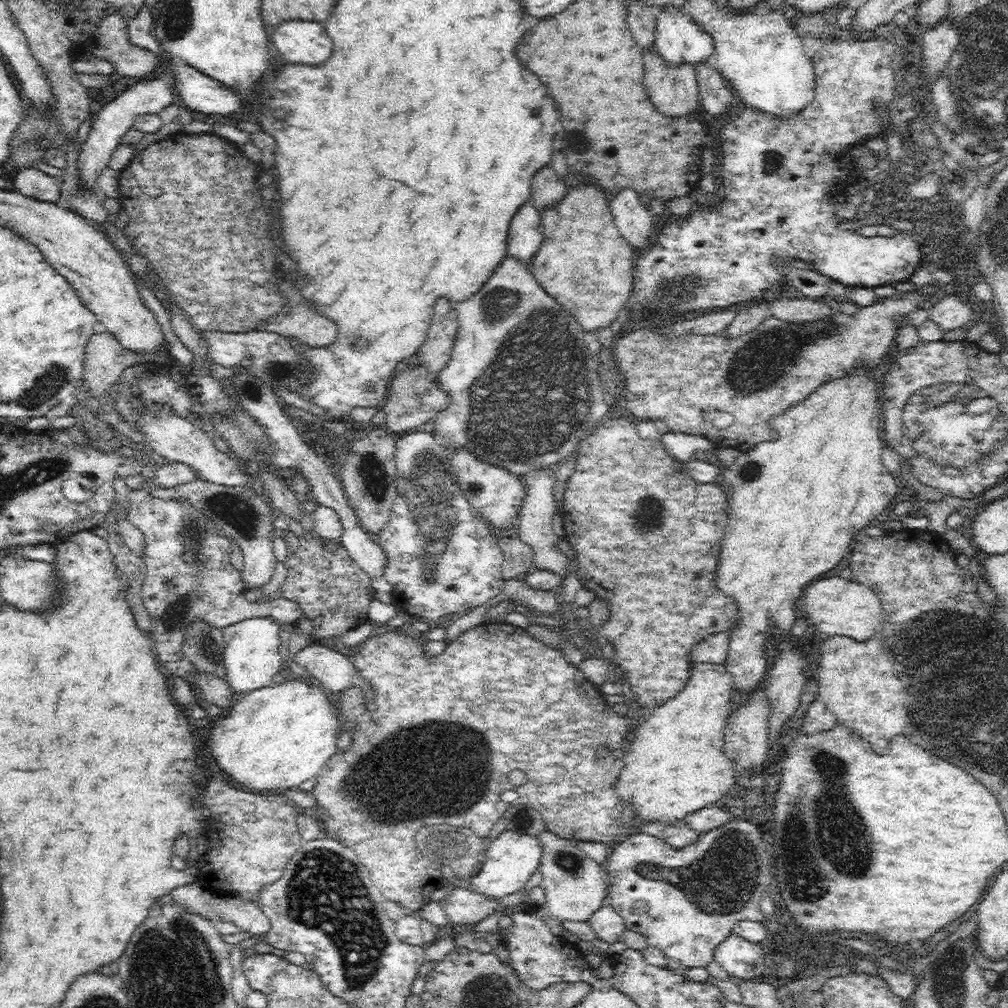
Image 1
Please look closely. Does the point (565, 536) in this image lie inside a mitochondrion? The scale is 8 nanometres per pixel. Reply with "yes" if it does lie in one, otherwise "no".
no

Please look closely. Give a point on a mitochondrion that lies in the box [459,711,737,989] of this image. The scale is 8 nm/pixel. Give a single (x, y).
(569, 864)

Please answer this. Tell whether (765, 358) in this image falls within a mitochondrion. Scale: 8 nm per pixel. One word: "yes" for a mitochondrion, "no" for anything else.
yes

